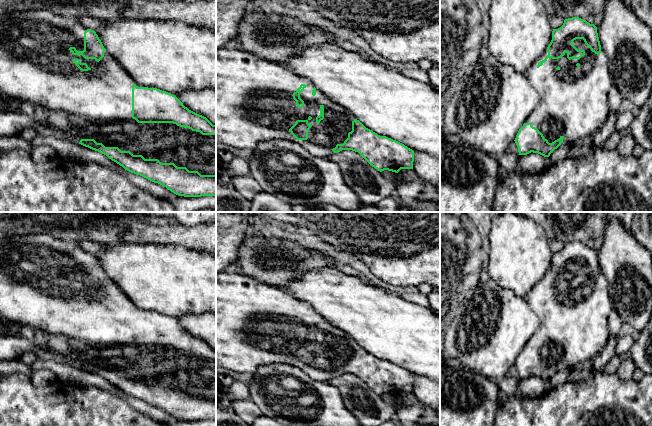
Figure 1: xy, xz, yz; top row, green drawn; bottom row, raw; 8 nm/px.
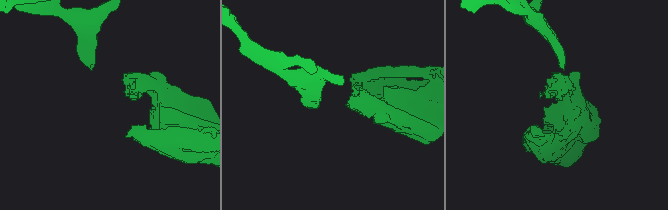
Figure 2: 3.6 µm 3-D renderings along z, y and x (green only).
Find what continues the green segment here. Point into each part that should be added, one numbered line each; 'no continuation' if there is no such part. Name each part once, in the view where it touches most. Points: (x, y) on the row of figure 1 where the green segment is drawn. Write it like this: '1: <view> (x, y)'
1: xy (40, 87)

